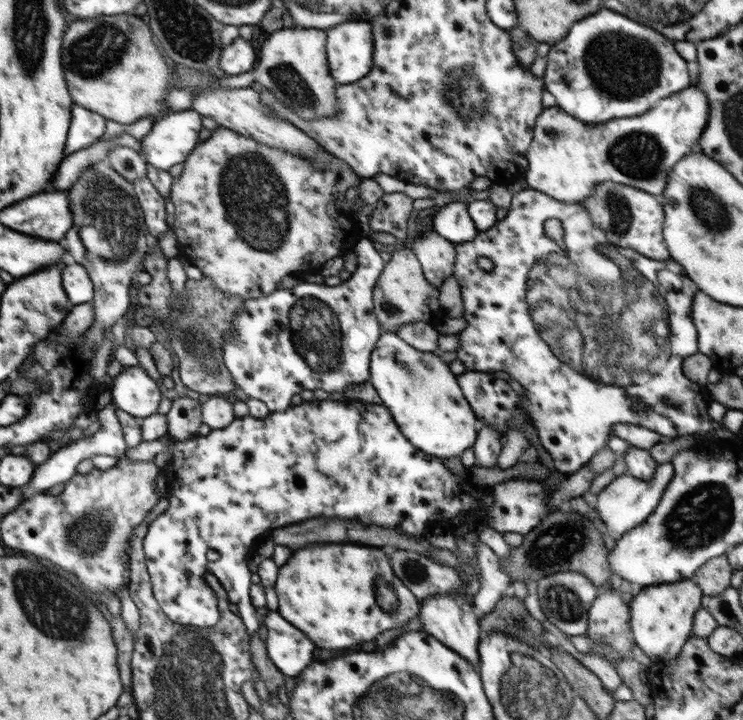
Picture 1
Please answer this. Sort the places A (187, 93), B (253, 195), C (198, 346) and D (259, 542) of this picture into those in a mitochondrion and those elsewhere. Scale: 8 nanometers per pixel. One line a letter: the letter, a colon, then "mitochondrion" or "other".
A: other
B: mitochondrion
C: mitochondrion
D: other

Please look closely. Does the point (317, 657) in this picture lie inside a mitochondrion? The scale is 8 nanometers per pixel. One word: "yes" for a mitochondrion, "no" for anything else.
no

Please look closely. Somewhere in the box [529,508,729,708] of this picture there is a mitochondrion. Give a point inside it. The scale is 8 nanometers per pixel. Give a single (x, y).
(563, 604)

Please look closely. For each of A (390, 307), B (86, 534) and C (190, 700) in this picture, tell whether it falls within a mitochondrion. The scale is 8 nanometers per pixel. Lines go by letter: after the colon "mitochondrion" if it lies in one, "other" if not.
A: mitochondrion
B: mitochondrion
C: mitochondrion

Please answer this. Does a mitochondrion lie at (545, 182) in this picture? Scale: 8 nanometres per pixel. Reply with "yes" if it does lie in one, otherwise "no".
no

